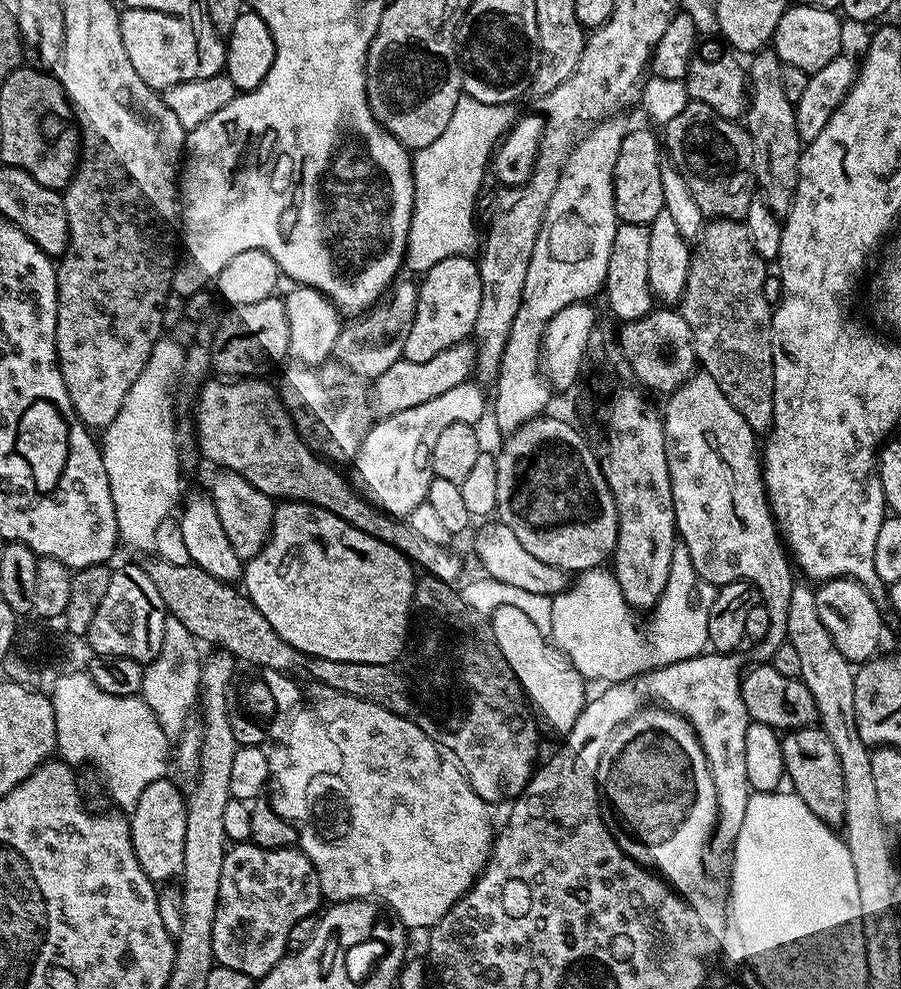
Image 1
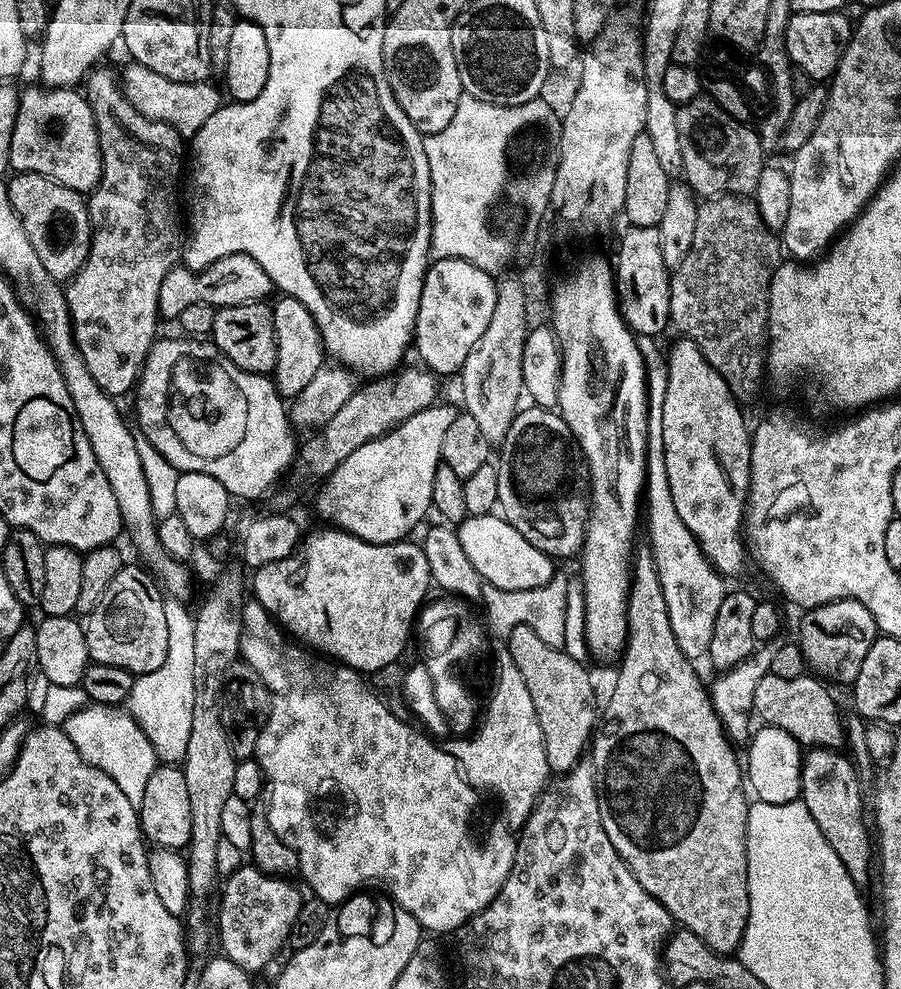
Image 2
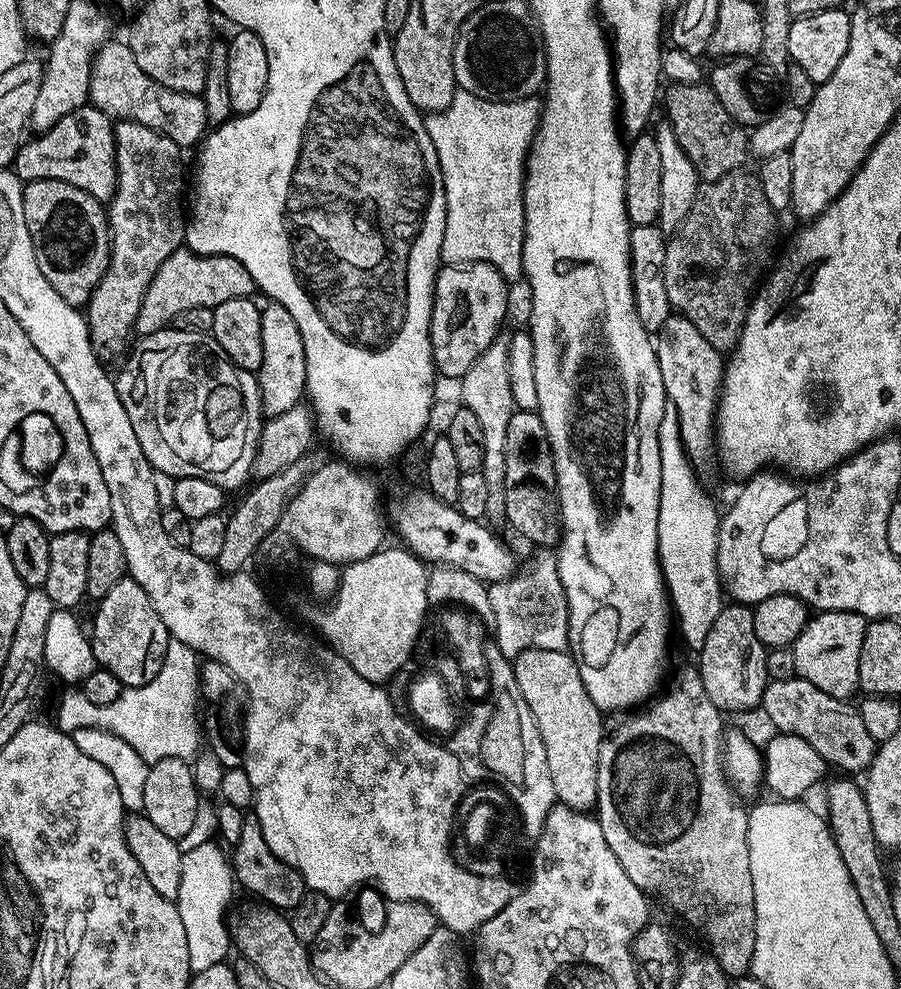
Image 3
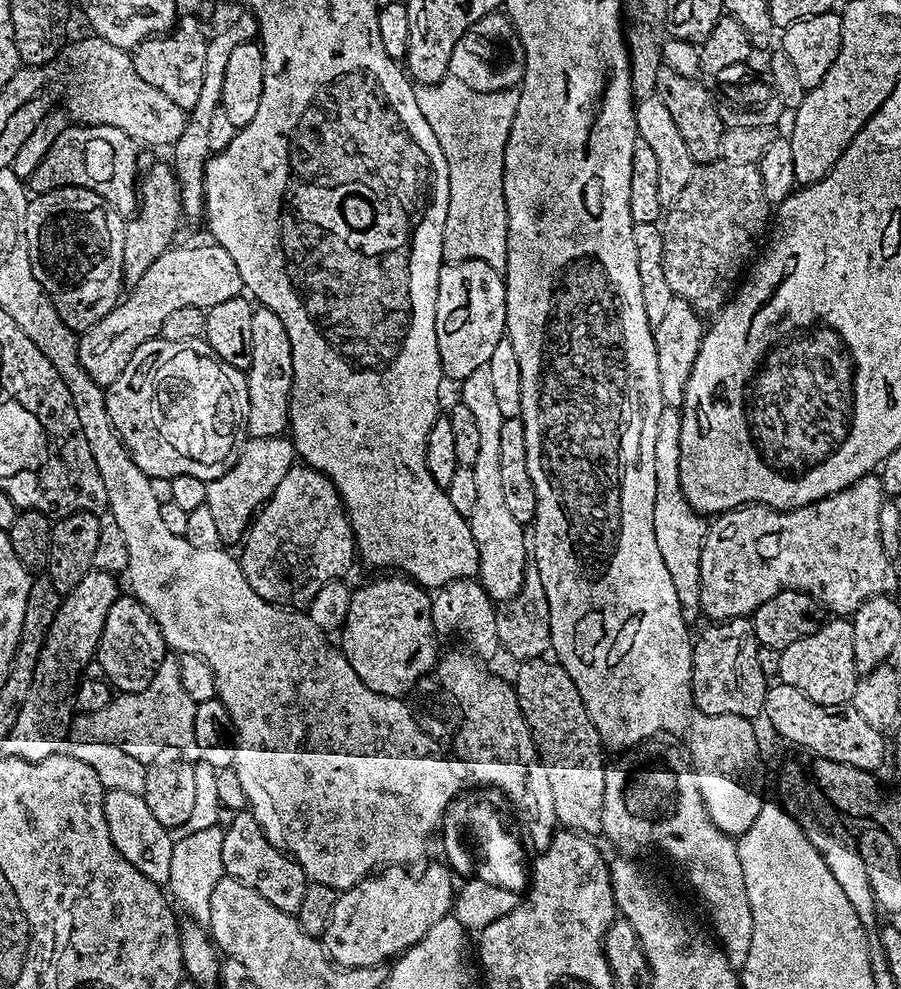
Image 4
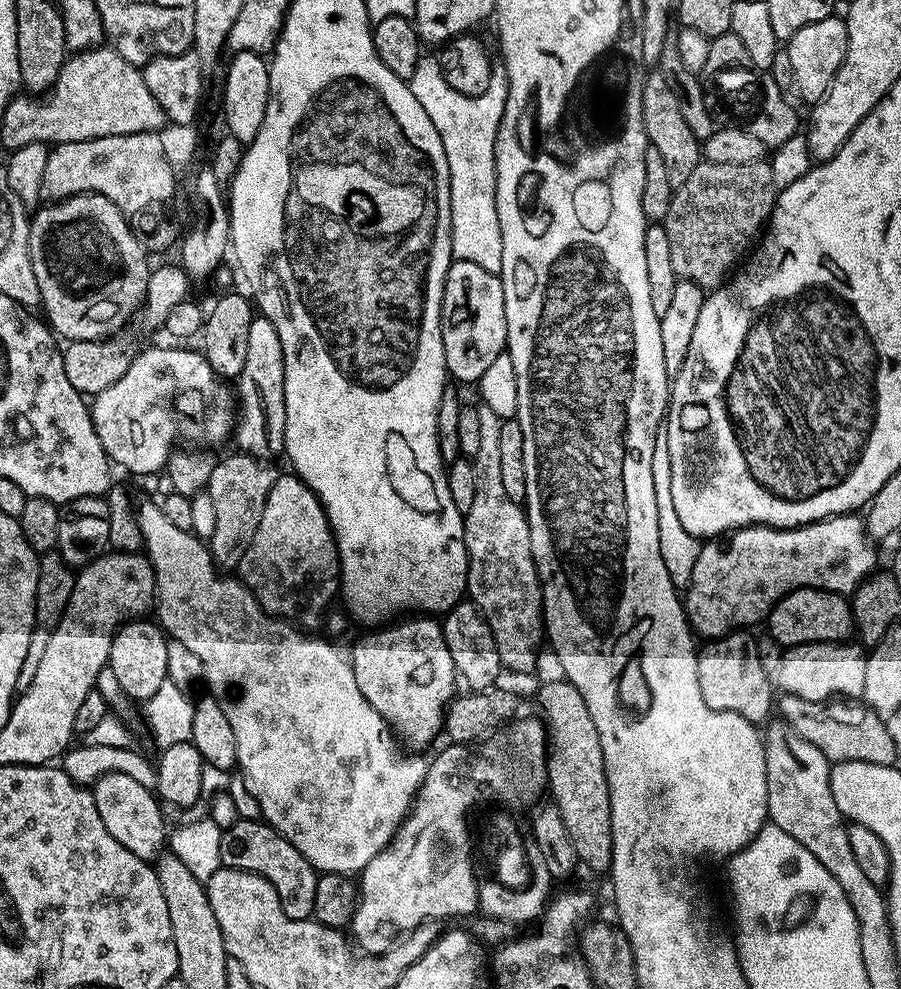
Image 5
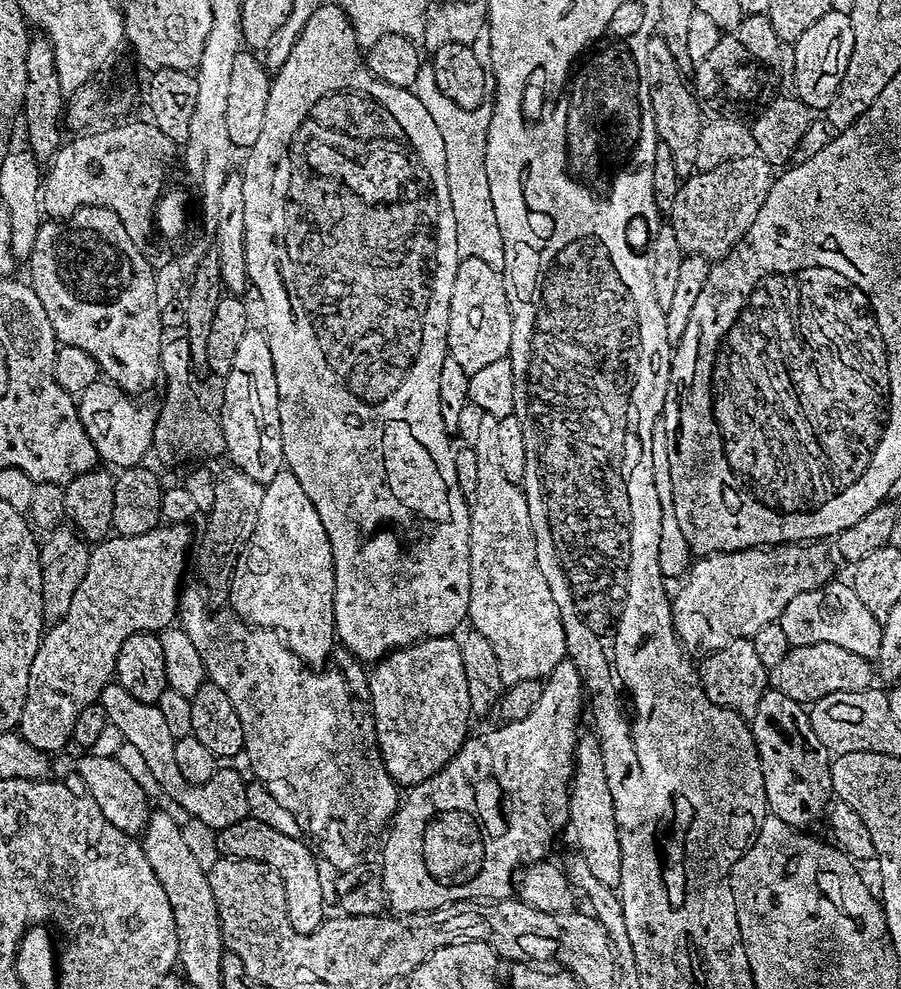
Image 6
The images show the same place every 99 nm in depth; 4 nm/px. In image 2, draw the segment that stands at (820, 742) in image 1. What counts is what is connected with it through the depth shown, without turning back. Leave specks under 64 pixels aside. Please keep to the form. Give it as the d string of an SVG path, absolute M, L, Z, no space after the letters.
M809 747L804 752L802 762L802 786L800 799L806 810L810 810L810 818L818 822L818 830L822 830L822 838L830 842L830 850L842 858L842 866L856 883L857 888L867 889L868 879L874 876L874 836L870 824L864 821L866 812L866 796L860 789L860 776L855 763L843 751L835 748Z

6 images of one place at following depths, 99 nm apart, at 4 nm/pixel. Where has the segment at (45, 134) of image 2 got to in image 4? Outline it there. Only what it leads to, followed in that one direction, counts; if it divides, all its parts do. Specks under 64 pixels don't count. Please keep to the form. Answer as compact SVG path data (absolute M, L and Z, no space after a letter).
M82 123L69 126L54 138L46 158L38 162L38 170L30 178L31 191L39 194L55 188L89 188L117 208L121 216L131 217L138 208L136 151L136 141L114 126Z

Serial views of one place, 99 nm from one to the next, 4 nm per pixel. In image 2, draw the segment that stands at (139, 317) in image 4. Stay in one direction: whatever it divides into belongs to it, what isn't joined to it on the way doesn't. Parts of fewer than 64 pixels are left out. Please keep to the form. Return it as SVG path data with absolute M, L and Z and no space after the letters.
M239 252L218 258L218 262L200 272L191 272L183 266L172 268L162 282L160 316L179 318L182 310L186 310L186 306L194 306L194 302L213 304L218 310L239 304L264 302L269 299L267 296L271 292L274 292L274 285L270 274L266 274L266 270L262 270L262 266L258 266L254 258Z

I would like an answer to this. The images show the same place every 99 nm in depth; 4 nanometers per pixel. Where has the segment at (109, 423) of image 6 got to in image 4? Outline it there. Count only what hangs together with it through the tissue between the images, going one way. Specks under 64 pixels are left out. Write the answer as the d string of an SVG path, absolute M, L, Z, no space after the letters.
M157 338L142 342L134 350L134 358L122 370L122 378L107 385L104 401L120 440L149 478L170 482L175 476L193 476L207 482L218 479L233 459L236 431L241 431L248 410L248 378L241 369L217 359L216 351L203 338L190 342Z

